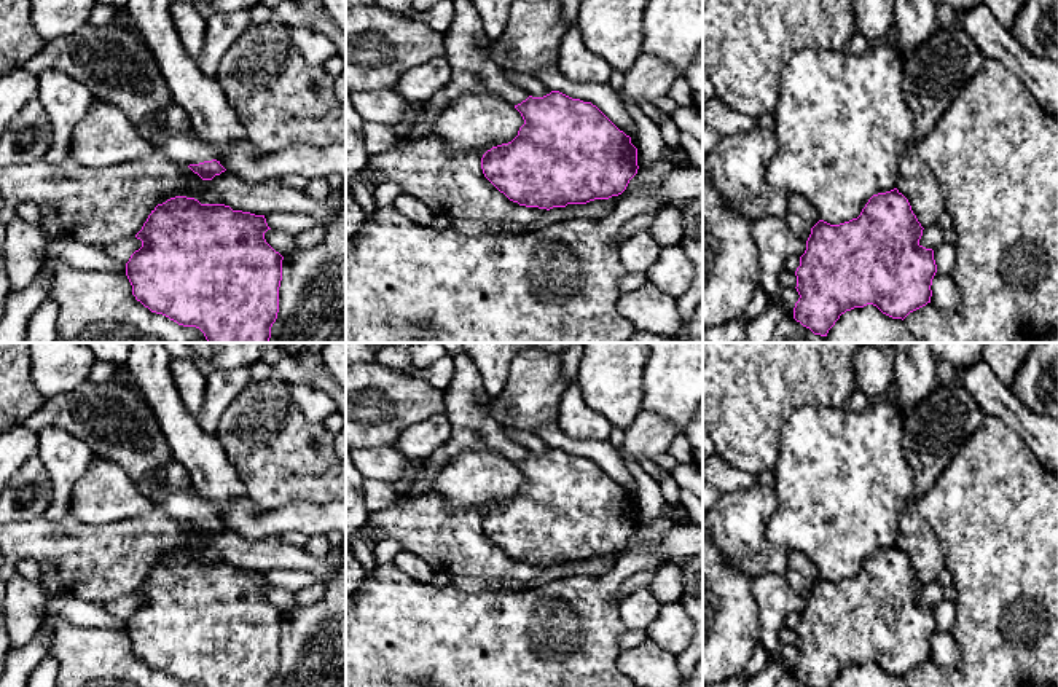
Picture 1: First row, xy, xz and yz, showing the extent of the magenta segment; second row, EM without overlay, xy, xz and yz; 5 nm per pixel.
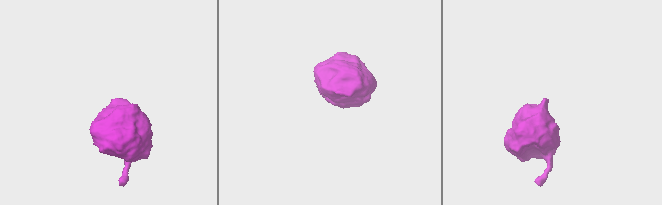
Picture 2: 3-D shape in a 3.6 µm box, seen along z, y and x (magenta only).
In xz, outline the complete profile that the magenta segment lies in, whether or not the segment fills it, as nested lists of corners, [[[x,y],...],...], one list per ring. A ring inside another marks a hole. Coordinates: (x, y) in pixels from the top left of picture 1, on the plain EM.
[[[551,448],[543,454],[529,453],[515,465],[524,477],[518,493],[481,515],[484,534],[510,558],[547,567],[586,561],[621,552],[637,531],[637,505],[631,494],[591,459]]]

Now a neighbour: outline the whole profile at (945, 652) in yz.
[[[935,630],[932,636],[931,658],[940,666],[956,666],[959,663],[959,649],[951,633]]]

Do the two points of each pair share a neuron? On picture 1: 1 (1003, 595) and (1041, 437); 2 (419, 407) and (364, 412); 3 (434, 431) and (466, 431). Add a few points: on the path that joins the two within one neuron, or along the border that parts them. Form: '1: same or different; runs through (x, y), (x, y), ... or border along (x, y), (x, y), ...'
1: different; border along (1012, 427), (1041, 463)
2: same; runs through (405, 407), (378, 407)
3: different; border along (445, 412), (448, 443), (426, 458)

